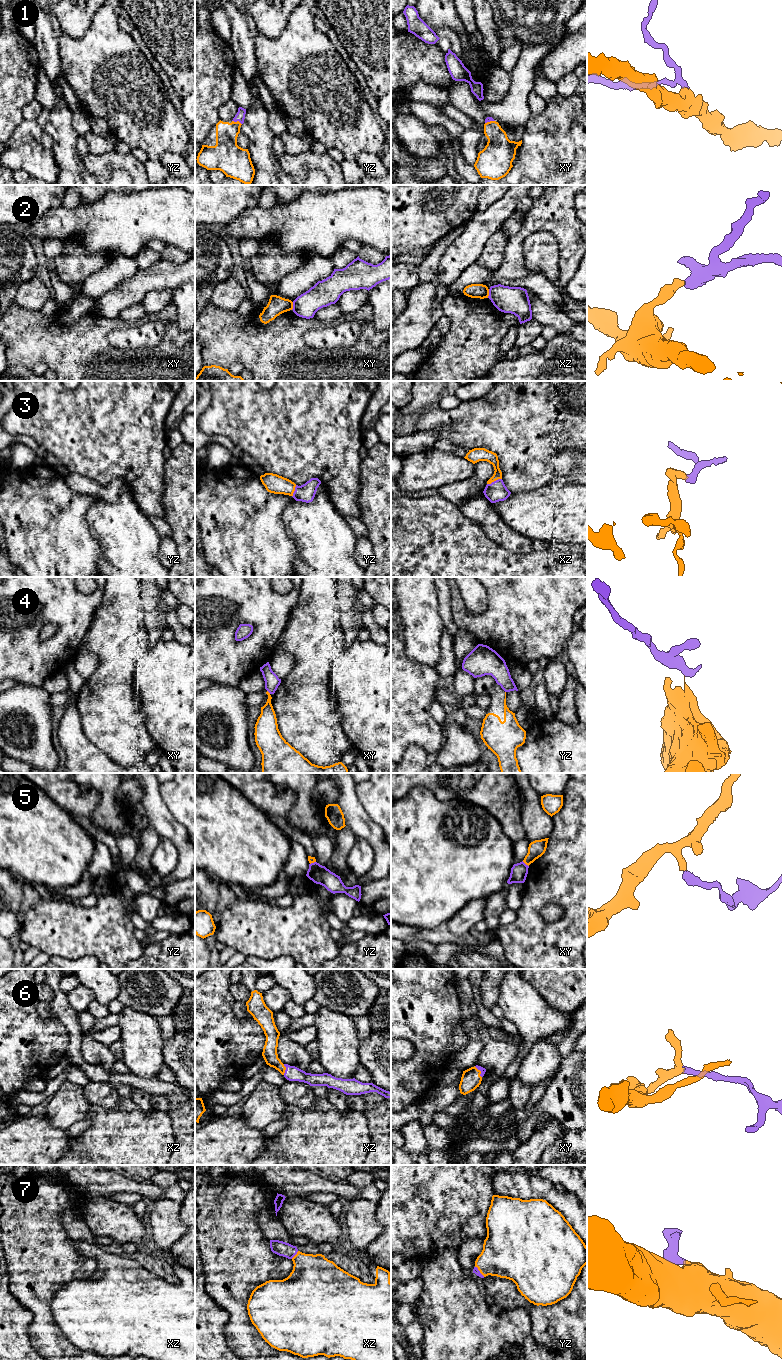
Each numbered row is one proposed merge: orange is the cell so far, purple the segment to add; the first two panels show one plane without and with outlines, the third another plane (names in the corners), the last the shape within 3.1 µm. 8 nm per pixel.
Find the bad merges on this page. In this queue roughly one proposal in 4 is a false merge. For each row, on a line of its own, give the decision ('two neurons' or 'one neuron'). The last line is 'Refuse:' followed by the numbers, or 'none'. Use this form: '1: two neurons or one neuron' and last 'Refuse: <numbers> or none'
1: one neuron
2: two neurons
3: one neuron
4: two neurons
5: two neurons
6: one neuron
7: one neuron
Refuse: 2, 4, 5

